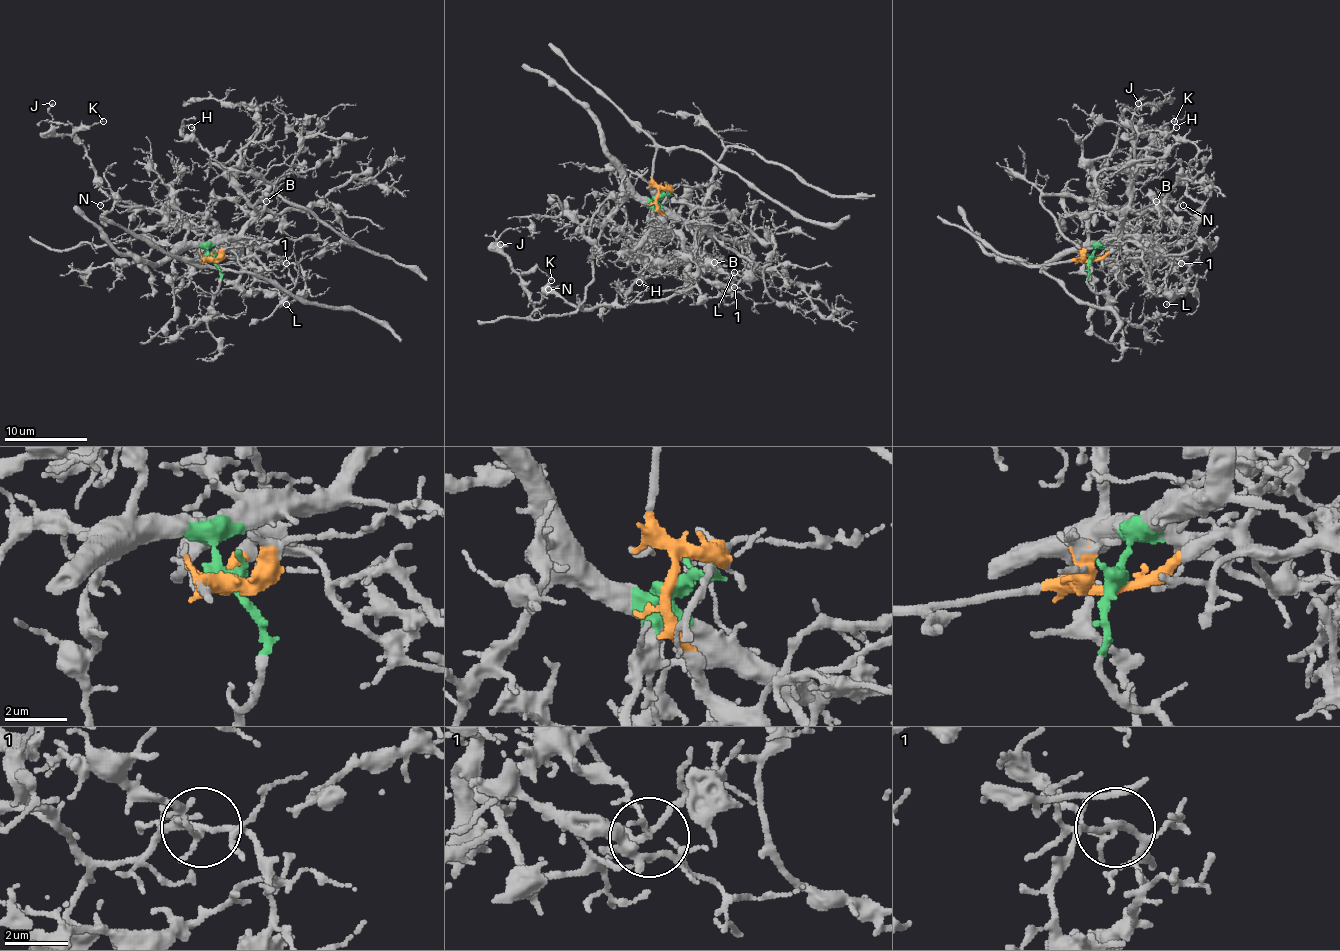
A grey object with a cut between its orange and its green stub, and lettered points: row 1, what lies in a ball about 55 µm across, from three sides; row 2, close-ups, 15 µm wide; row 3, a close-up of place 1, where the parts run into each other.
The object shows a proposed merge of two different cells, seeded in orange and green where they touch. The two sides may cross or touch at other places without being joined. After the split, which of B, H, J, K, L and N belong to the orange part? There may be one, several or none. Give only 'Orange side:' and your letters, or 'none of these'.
Orange side: J, K, L, N

